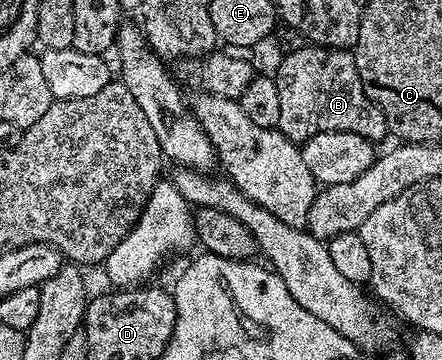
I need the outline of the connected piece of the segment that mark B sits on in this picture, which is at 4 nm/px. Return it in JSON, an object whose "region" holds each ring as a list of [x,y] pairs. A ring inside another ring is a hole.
{"region":[[[302,44],[302,49],[289,53],[275,72],[279,87],[279,123],[284,137],[304,143],[317,133],[343,131],[354,133],[374,143],[387,137],[385,120],[379,107],[367,99],[352,52],[328,49],[322,45]]]}

